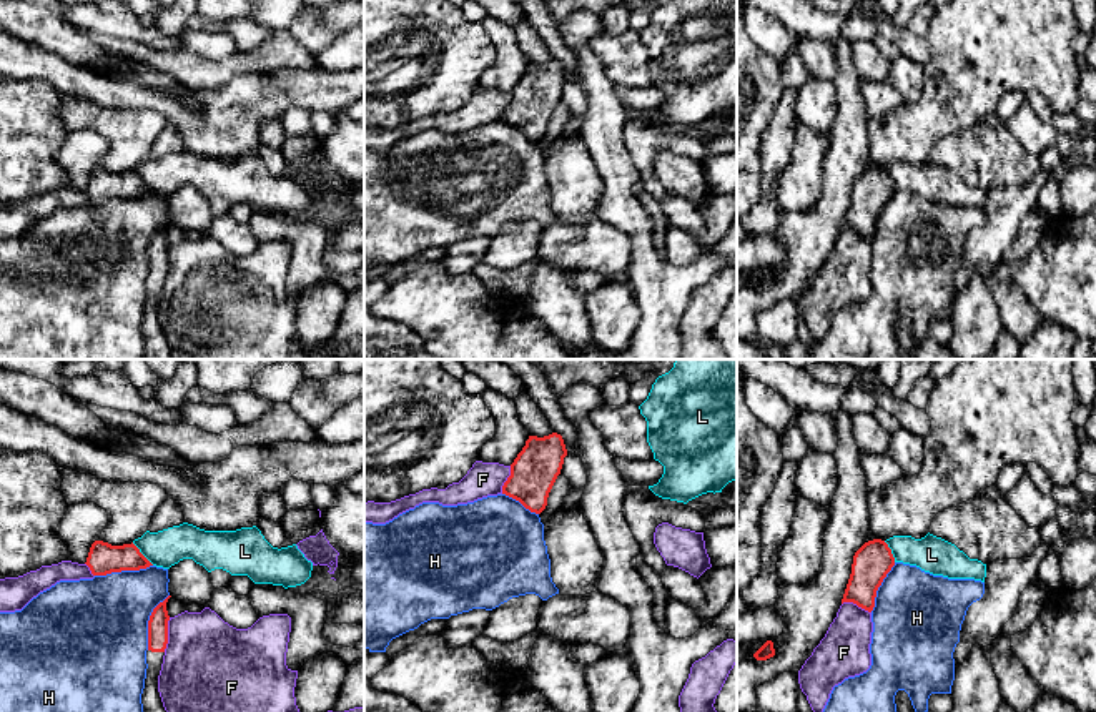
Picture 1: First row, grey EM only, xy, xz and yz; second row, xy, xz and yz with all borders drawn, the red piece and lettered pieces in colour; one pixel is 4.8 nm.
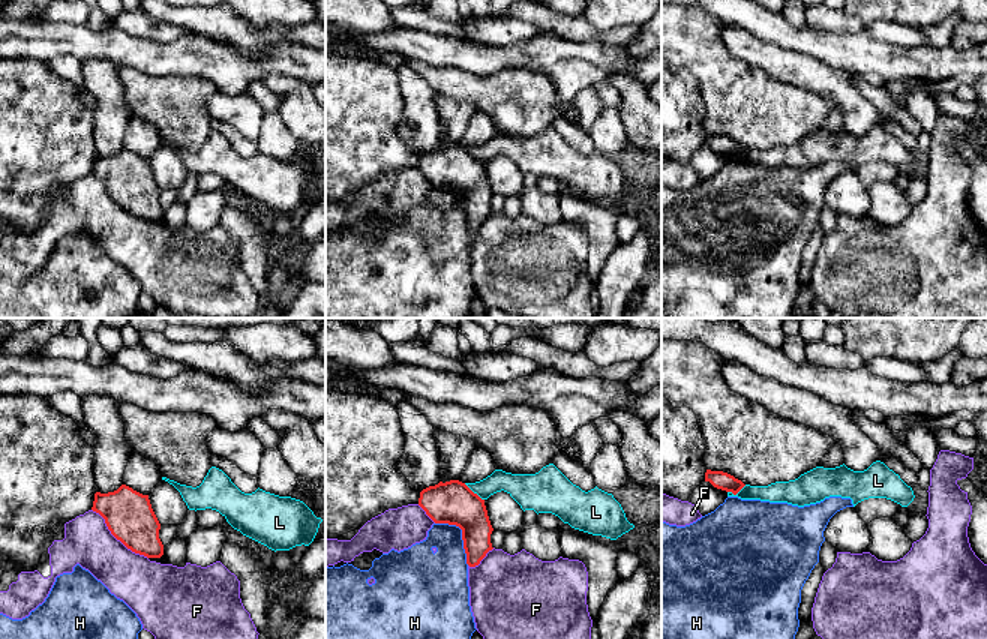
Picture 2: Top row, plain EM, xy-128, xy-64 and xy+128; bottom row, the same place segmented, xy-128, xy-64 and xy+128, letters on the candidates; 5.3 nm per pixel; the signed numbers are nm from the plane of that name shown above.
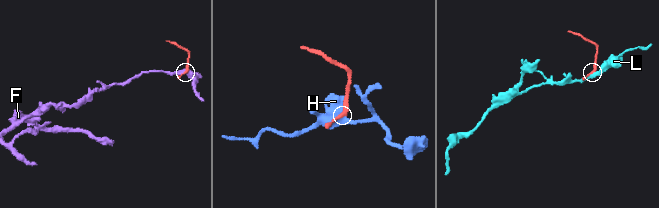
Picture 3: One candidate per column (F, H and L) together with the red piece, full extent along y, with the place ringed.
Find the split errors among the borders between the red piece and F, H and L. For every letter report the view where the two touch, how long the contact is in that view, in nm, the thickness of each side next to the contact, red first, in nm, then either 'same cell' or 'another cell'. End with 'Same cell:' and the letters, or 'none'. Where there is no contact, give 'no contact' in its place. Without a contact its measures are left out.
F: meets red in xy; contact 170 nm long; 100 nm thick on the red side, 440 nm on the other; another cell
H: meets red in xy; contact 280 nm long; 150 nm thick on the red side, 400 nm on the other; another cell
L: meets red in xy; contact 160 nm long; 150 nm thick on the red side, 180 nm on the other; another cell
Same cell: none

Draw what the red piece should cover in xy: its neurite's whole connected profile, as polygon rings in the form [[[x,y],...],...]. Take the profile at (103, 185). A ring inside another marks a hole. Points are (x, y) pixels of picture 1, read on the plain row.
[[[95,168],[90,175],[86,190],[93,203],[106,203],[121,198],[140,198],[153,193],[140,176],[131,171],[111,173]]]

